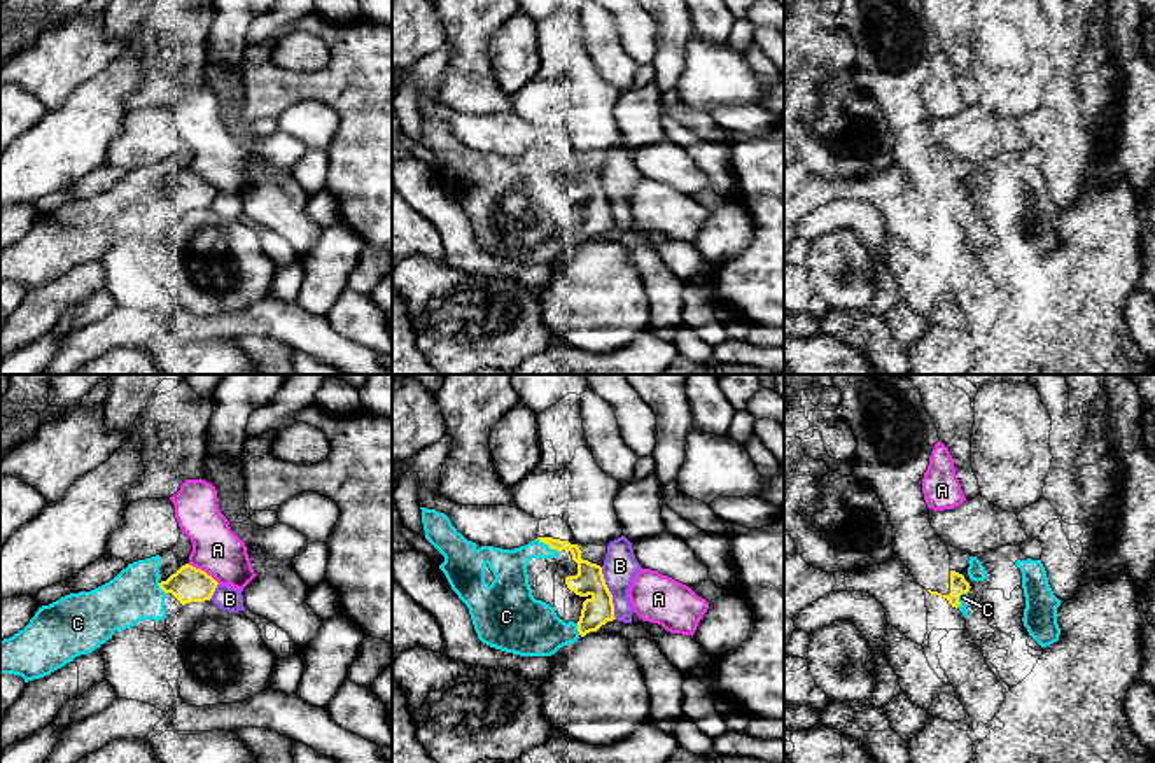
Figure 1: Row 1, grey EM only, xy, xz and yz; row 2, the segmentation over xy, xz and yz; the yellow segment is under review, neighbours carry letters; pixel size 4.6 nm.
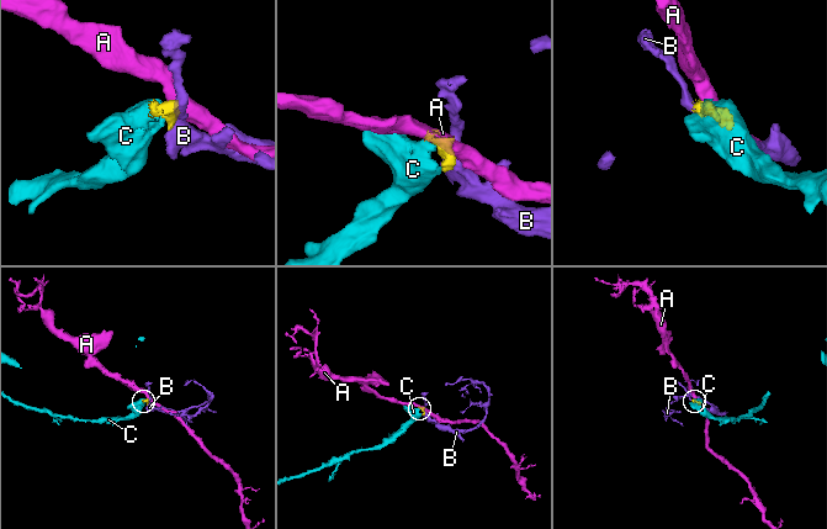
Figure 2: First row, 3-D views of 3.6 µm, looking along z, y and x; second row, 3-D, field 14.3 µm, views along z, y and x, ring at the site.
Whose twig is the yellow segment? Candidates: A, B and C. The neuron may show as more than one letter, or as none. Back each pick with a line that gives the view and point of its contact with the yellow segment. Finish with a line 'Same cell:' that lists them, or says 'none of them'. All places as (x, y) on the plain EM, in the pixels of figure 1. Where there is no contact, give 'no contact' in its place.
C: contact xz (548, 153)
Same cell: C

